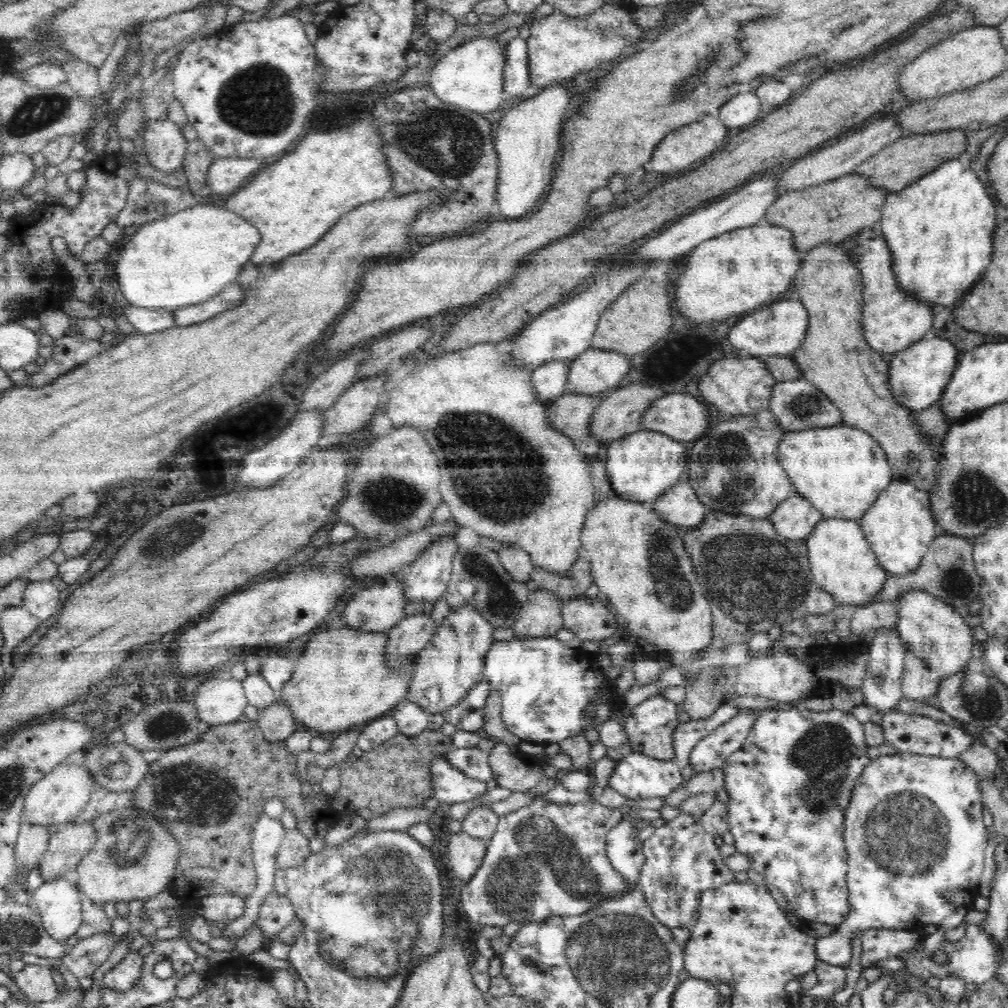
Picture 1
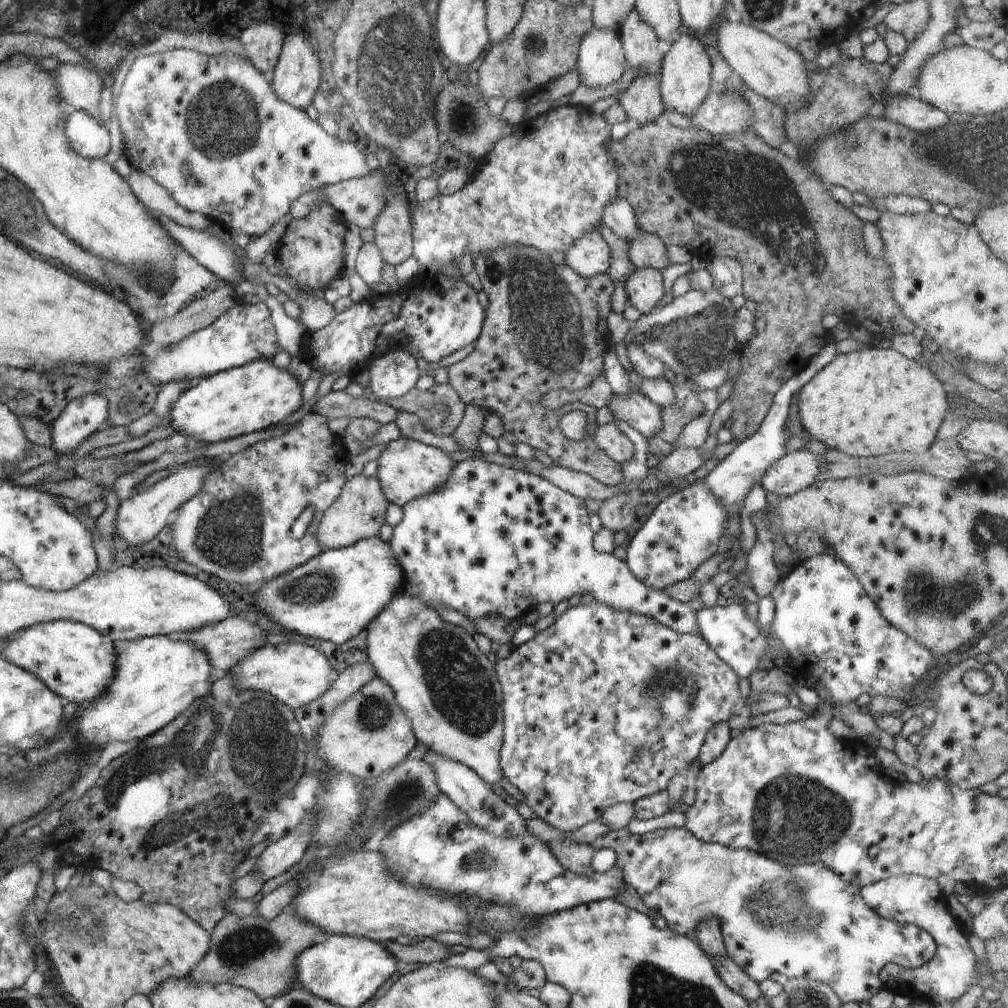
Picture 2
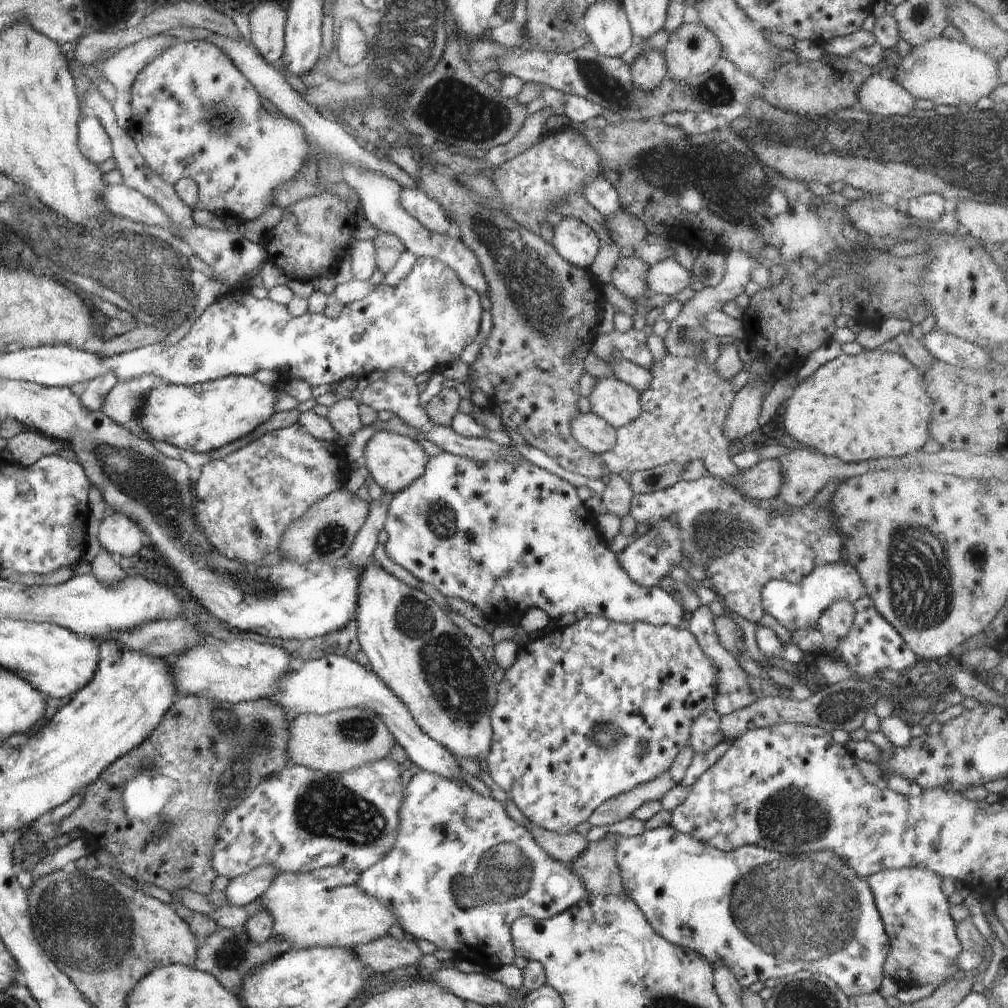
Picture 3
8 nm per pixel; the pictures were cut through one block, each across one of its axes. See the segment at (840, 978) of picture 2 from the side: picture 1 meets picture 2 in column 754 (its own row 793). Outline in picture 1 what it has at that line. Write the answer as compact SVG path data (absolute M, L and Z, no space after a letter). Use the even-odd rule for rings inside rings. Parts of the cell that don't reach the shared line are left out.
M911 753L880 756L864 768L850 801L843 827L850 912L832 935L817 938L817 960L839 967L848 965L852 958L851 938L866 929L906 930L912 926L934 924L942 930L938 948L949 954L948 962L940 965L930 958L930 966L922 966L920 983L924 984L932 976L942 980L945 976L956 975L965 983L981 985L996 977L1000 968L1000 951L994 939L985 934L982 925L964 923L964 916L980 896L979 880L984 870L984 852L989 838L983 822L985 805L977 773L959 758L944 759ZM958 926L966 926L965 936L955 943L944 940L944 932Z

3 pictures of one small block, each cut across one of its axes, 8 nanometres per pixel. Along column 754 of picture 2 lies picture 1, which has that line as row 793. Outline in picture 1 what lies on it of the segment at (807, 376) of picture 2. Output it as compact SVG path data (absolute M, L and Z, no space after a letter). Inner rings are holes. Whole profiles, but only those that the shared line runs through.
M440 756L432 762L430 779L434 787L433 797L448 806L467 802L488 792L484 781L475 781L458 768L453 768L446 756Z

